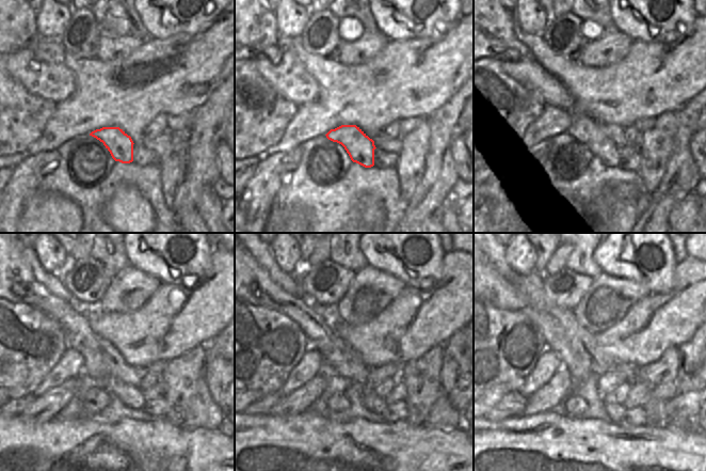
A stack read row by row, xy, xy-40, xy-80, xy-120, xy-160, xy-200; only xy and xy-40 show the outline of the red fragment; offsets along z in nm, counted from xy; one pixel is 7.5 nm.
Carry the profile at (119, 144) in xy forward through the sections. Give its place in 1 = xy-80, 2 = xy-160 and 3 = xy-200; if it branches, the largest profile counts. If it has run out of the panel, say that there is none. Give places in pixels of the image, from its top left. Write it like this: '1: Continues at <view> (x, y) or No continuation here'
1: Continues at xy-80 (586, 130)
2: Continues at xy-160 (373, 403)
3: Continues at xy-200 (615, 412).

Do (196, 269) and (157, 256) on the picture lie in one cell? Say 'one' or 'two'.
one

